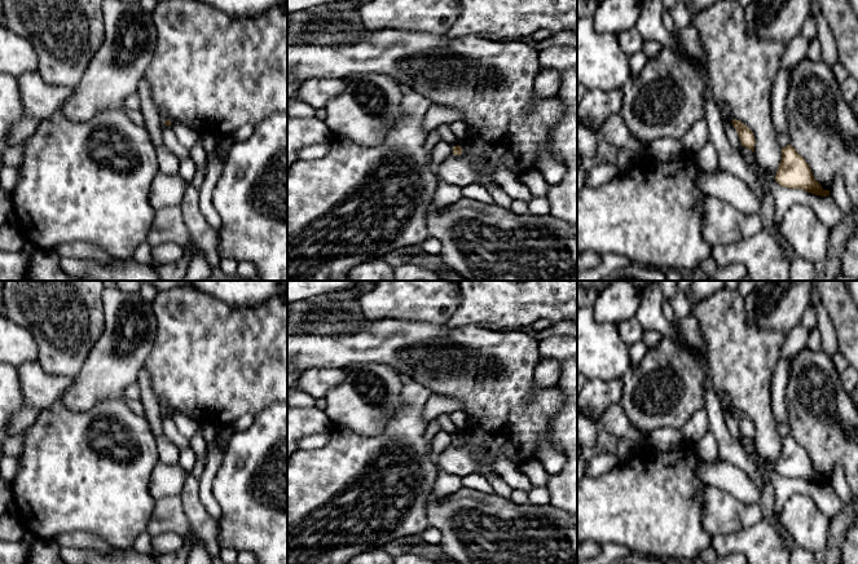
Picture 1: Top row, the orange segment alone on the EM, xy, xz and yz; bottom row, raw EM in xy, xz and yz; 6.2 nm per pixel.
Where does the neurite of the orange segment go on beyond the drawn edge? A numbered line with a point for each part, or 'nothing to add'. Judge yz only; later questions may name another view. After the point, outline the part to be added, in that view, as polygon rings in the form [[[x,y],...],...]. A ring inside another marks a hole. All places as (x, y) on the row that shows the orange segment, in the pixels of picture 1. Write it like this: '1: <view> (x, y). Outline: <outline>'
1: yz (726, 114). Outline: [[[721,102],[721,103],[718,105],[718,107],[720,107],[720,111],[721,111],[722,118],[723,118],[726,122],[730,122],[730,123],[731,123],[731,122],[734,120],[734,118],[732,118],[732,114],[731,114],[731,111],[730,111],[729,105],[725,103],[725,102]]]

